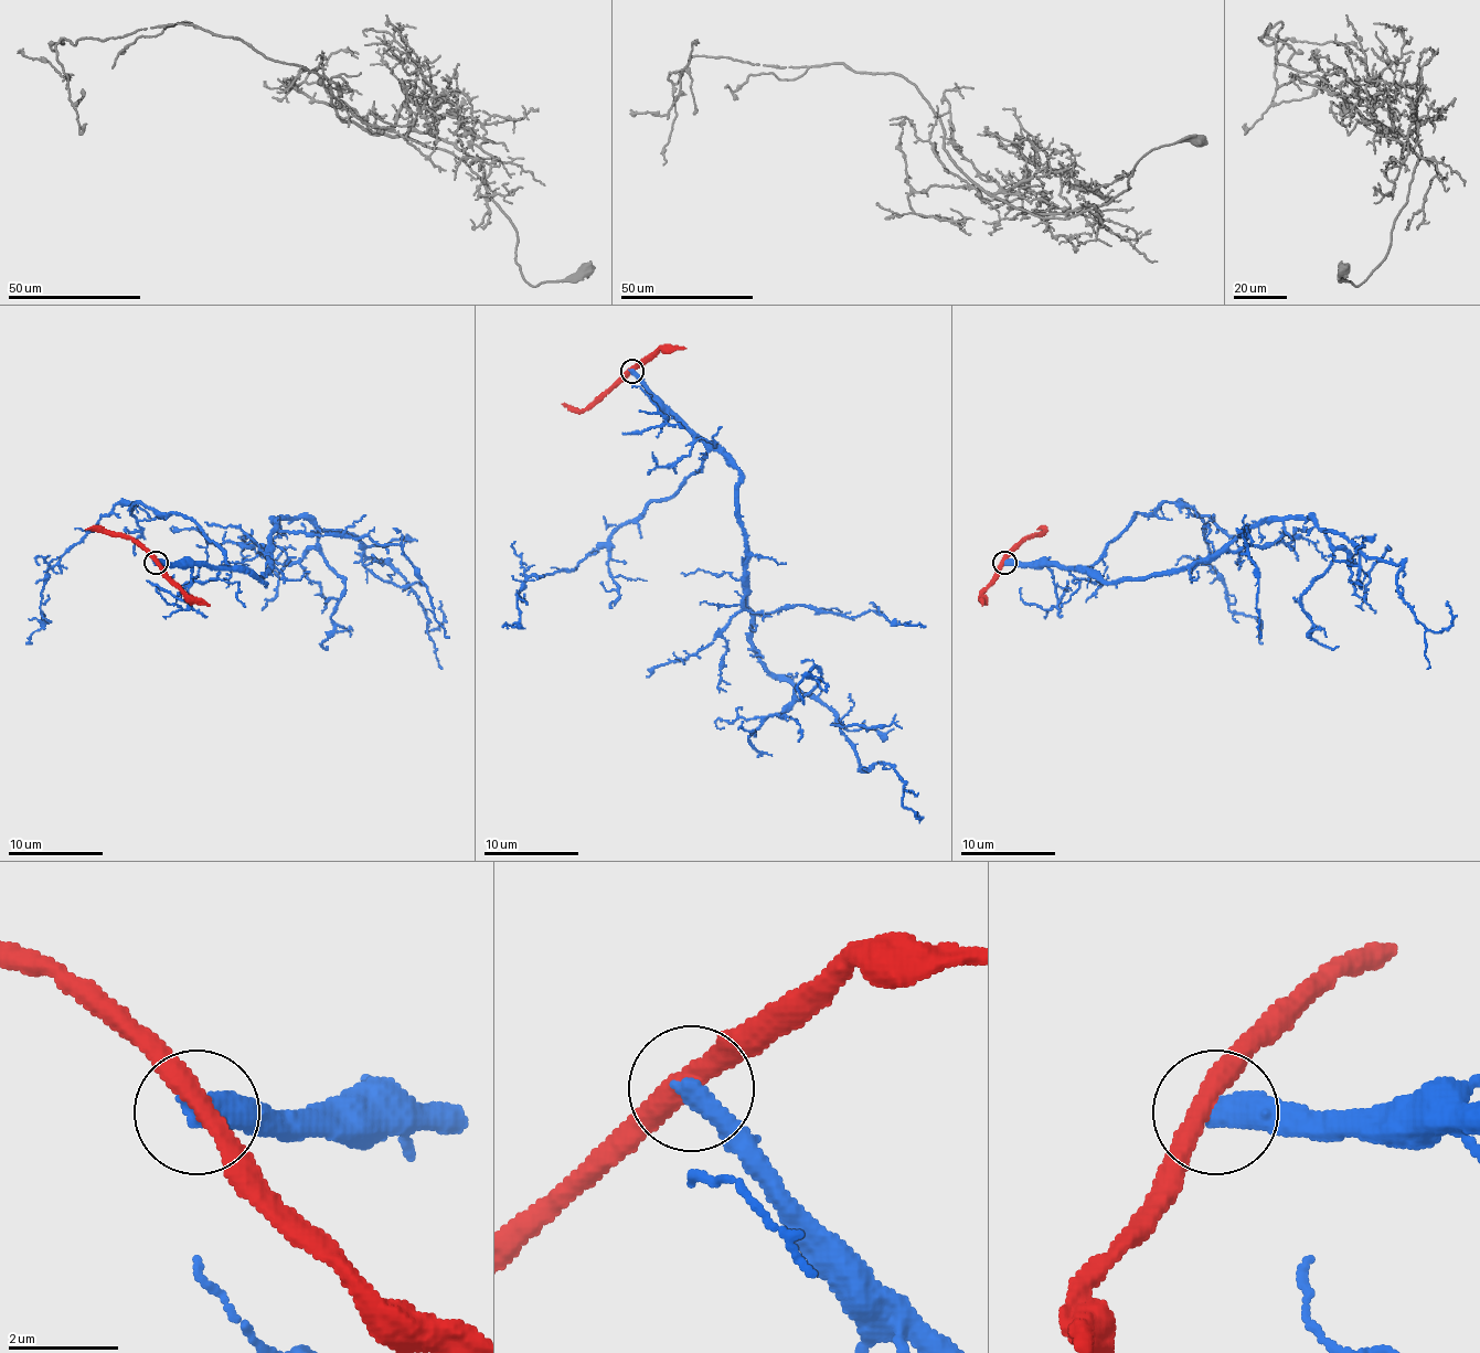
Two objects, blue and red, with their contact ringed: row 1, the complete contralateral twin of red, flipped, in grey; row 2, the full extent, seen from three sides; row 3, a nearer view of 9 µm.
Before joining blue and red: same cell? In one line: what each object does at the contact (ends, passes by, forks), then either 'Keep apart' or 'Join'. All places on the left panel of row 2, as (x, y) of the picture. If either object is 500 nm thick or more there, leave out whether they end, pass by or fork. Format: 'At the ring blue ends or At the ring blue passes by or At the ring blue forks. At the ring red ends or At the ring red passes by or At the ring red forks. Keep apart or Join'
At the ring blue ends. At the ring red passes by. Keep apart

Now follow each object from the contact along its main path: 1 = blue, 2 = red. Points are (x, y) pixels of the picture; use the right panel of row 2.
1: (1004, 562), (1142, 581), (1212, 562), (1247, 529), (1313, 519), (1399, 564), (1397, 593), (1433, 631), (1447, 600)
2: (1004, 562), (1025, 537), (1042, 531), (1037, 529)

